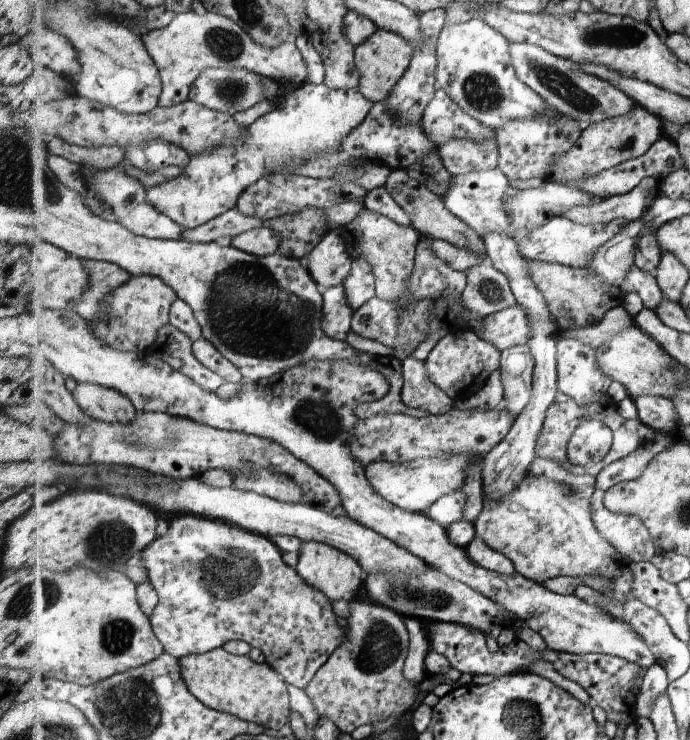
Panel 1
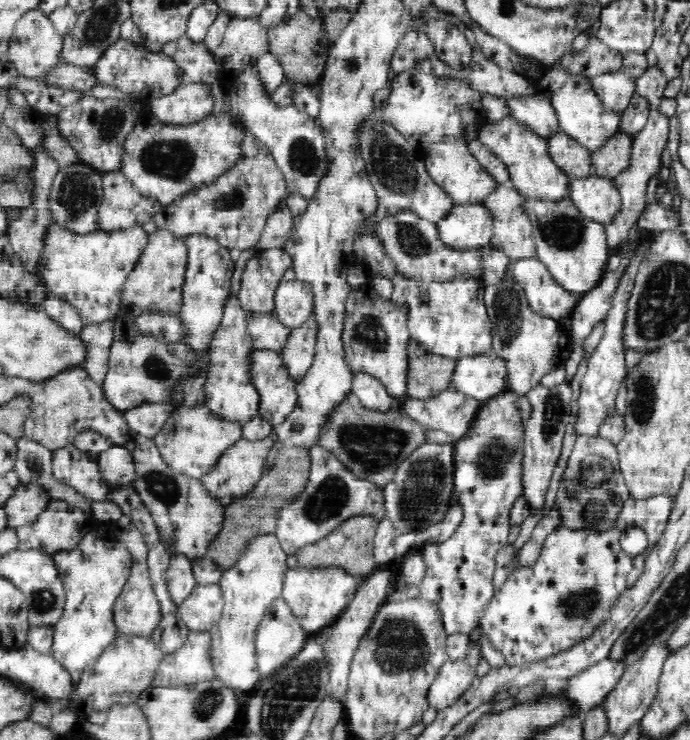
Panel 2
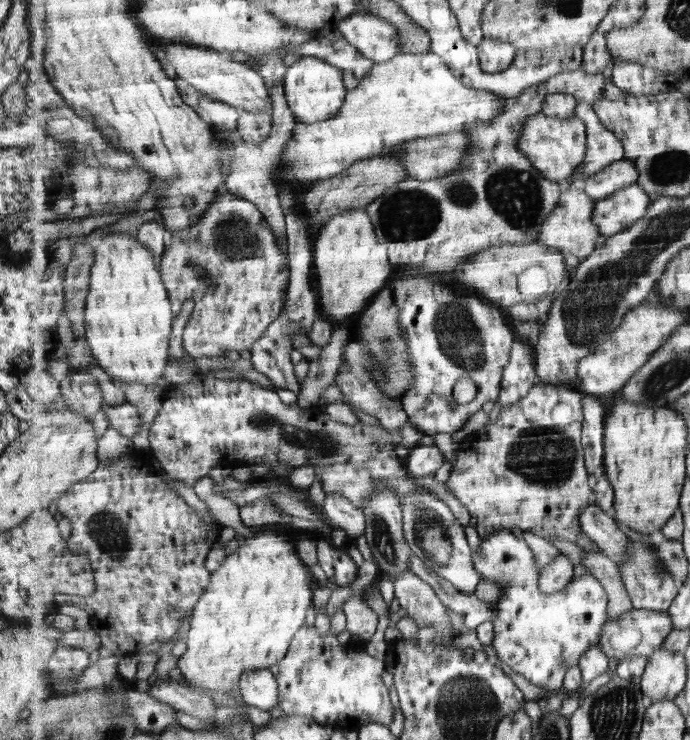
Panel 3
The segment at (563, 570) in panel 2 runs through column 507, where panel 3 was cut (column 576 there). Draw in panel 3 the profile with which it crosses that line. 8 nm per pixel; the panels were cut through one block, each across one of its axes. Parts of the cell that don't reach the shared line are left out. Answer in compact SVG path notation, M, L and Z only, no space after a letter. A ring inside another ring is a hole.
M499 530L481 538L478 550L473 551L473 559L481 579L503 579L507 585L505 596L493 603L497 610L493 616L493 648L497 656L536 687L559 691L564 687L567 674L561 659L570 669L578 665L585 652L601 642L601 631L609 618L609 598L600 579L586 572L573 578L561 592L543 594L539 588L541 568L537 566L535 552L523 538L513 536L511 530Z

